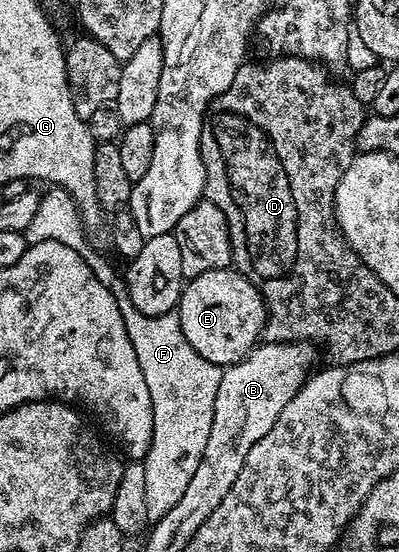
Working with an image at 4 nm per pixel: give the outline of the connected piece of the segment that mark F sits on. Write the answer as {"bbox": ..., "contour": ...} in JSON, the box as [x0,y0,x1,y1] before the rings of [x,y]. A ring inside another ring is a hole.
{"bbox":[118,296,223,500],"contour":[[[125,296],[118,298],[118,307],[124,318],[124,328],[128,328],[128,340],[132,340],[132,348],[136,348],[136,360],[140,360],[140,372],[144,372],[148,396],[152,396],[152,444],[144,459],[145,479],[150,478],[150,498],[180,500],[180,496],[184,496],[184,488],[188,488],[188,480],[192,480],[200,465],[200,456],[204,456],[204,444],[208,444],[208,432],[212,428],[212,412],[216,408],[216,392],[220,388],[223,367],[204,360],[204,356],[200,356],[200,352],[188,344],[177,313],[144,316],[144,312],[136,312],[130,299]]]}

